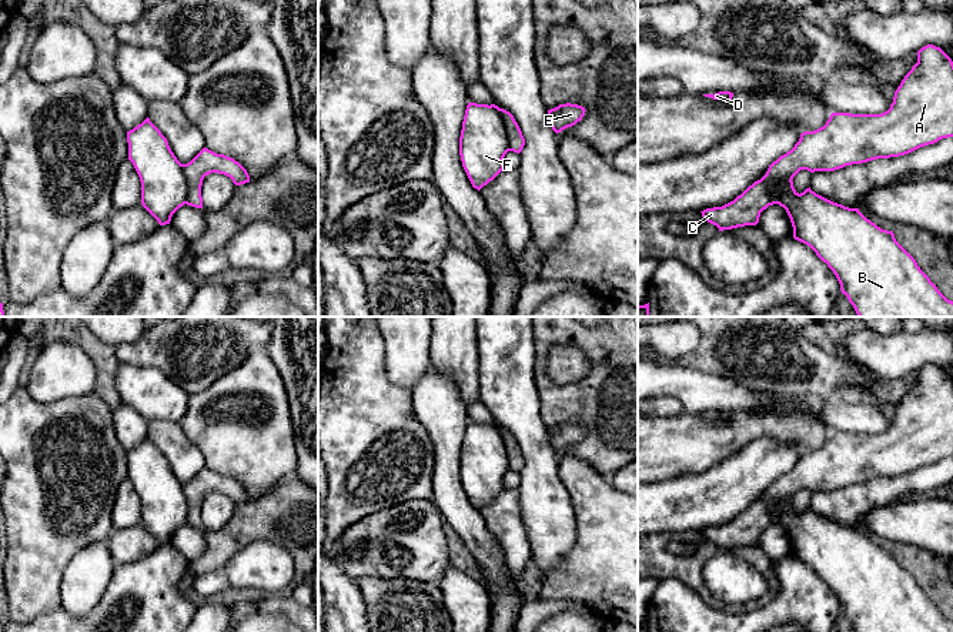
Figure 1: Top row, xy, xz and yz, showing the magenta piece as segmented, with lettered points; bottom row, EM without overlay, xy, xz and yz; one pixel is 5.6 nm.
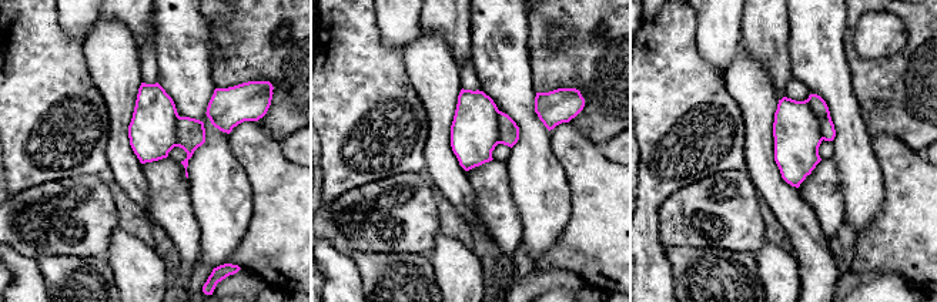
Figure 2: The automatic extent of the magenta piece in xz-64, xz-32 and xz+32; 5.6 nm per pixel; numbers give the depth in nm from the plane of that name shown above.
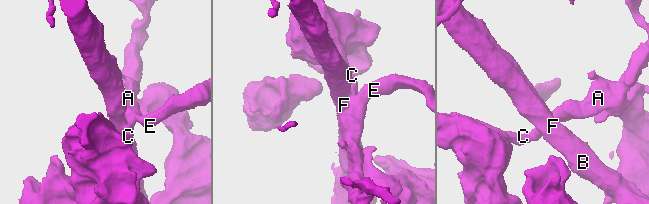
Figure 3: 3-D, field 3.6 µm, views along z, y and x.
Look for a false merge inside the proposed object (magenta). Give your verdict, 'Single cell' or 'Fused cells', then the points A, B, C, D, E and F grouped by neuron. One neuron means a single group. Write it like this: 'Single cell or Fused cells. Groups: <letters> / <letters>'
Fused cells. Groups: A C E / B D F

